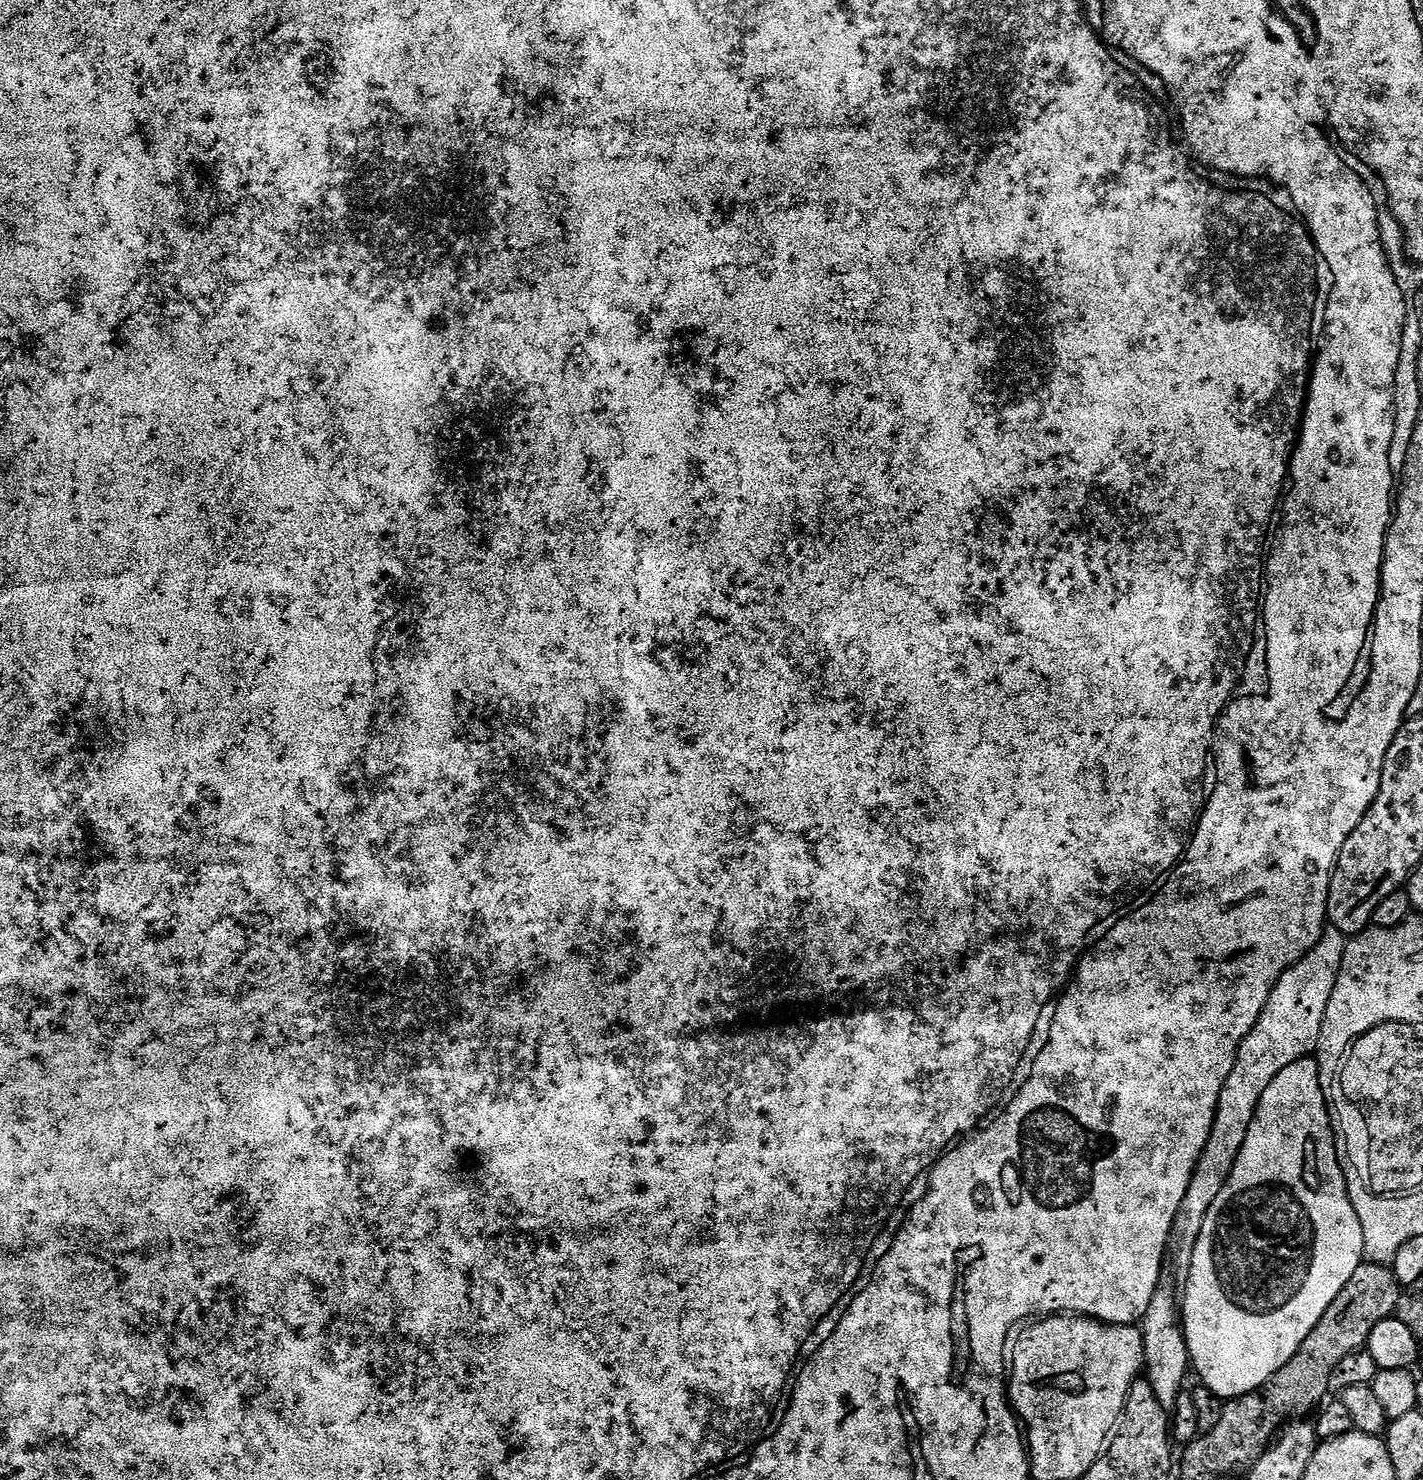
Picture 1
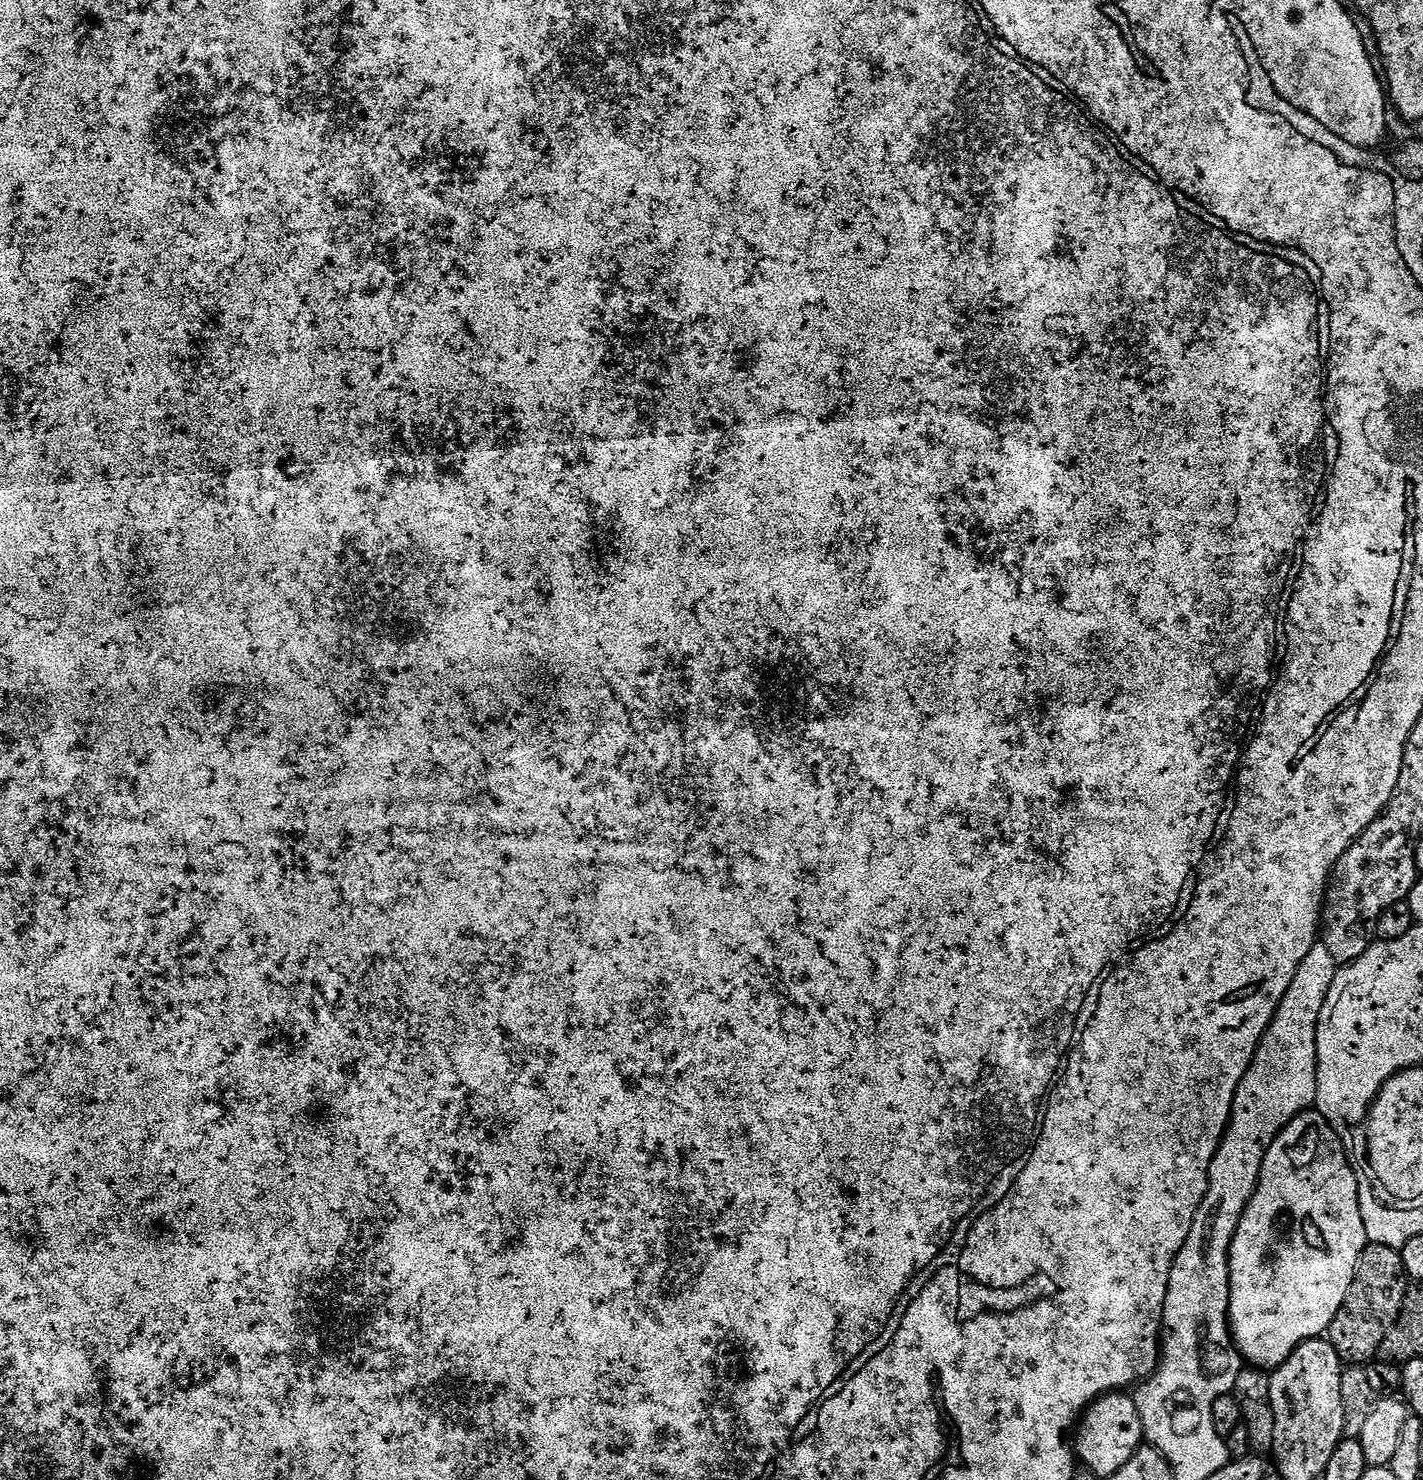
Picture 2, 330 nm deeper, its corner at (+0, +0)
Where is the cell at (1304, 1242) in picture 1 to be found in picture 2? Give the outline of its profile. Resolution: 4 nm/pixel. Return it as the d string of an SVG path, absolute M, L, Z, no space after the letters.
M1315 1110L1298 1114L1280 1131L1262 1160L1256 1189L1228 1251L1232 1338L1241 1357L1261 1370L1279 1368L1302 1341L1327 1333L1354 1282L1362 1250L1370 1242L1364 1225L1365 1209L1360 1208L1360 1184L1336 1131Z

